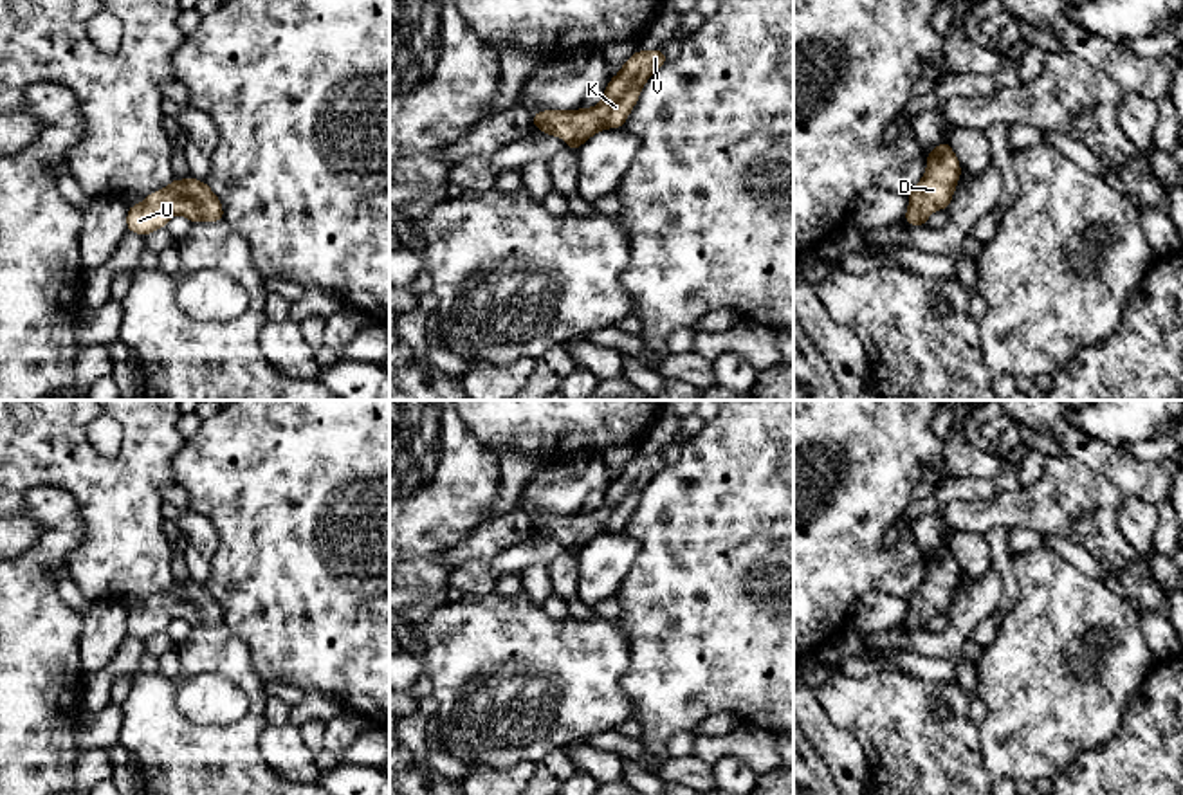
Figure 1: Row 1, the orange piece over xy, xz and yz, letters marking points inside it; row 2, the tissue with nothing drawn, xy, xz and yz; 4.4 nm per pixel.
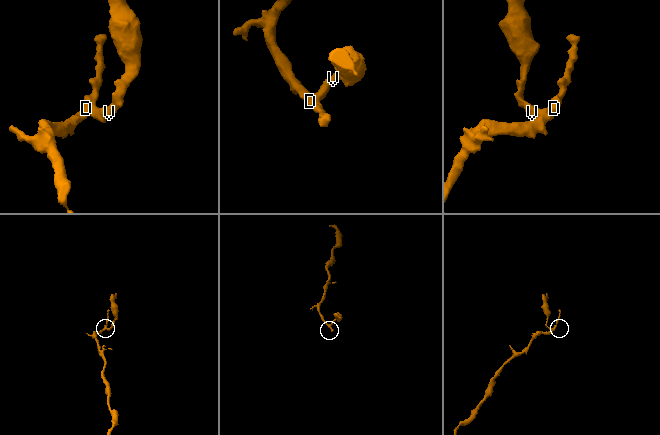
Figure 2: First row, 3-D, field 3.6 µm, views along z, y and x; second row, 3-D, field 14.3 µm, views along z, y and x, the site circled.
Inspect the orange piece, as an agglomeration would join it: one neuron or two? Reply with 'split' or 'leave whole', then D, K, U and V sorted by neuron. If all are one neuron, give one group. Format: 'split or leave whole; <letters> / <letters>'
leave whole; D K U V

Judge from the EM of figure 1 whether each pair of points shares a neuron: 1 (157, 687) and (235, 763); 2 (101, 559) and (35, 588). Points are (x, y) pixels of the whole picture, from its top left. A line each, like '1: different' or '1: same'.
1: same
2: different

